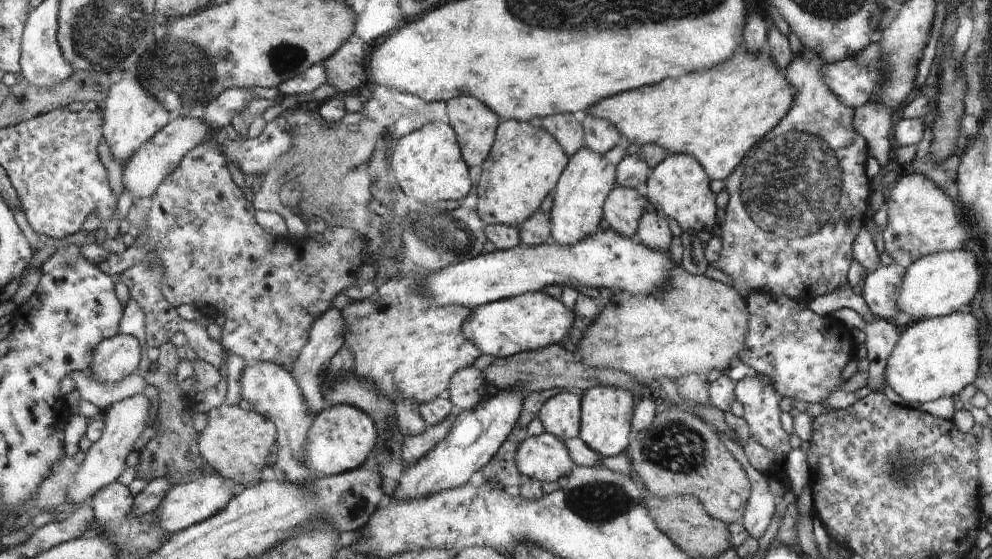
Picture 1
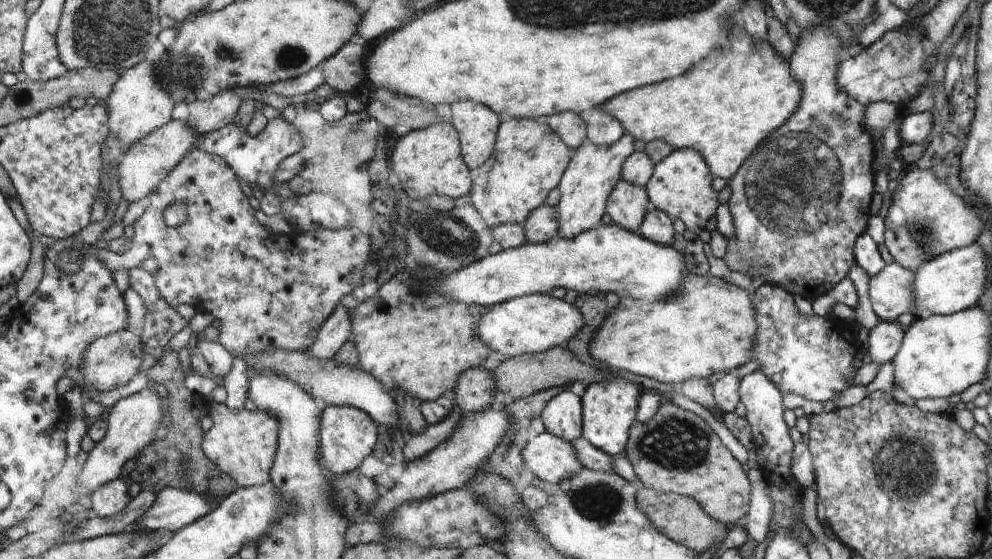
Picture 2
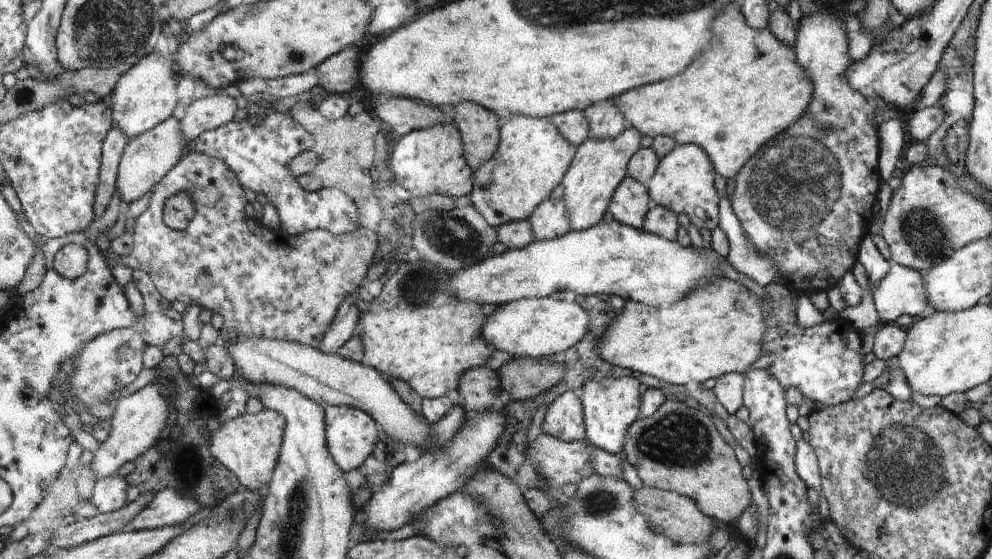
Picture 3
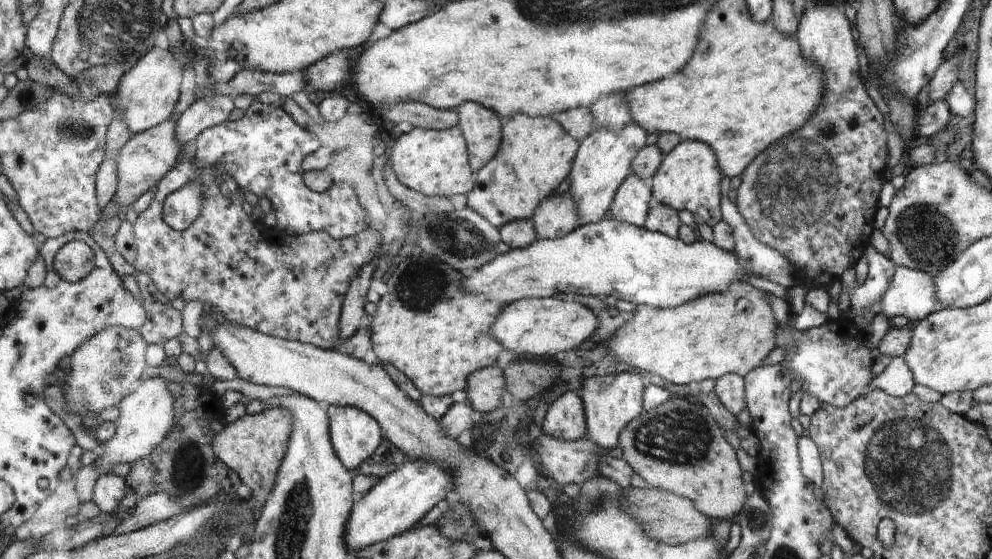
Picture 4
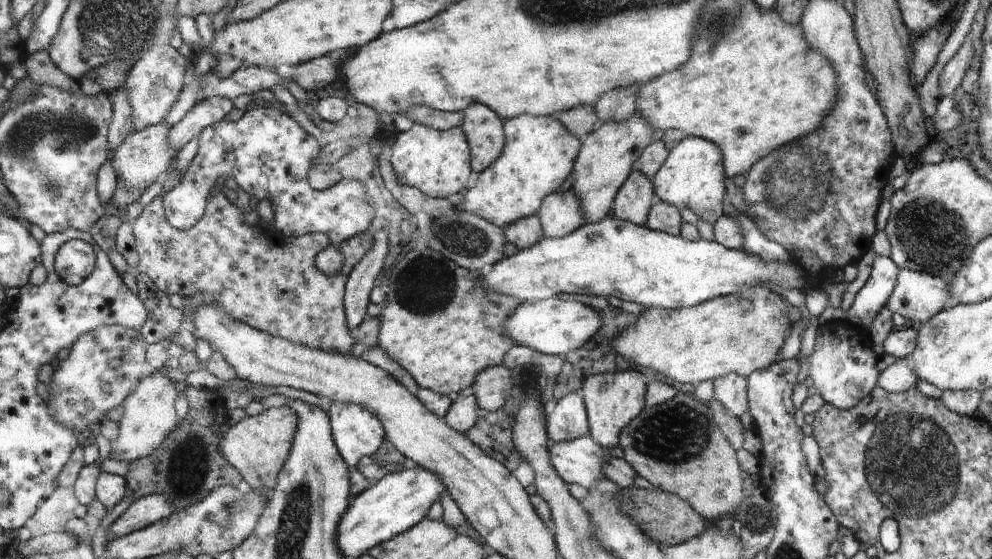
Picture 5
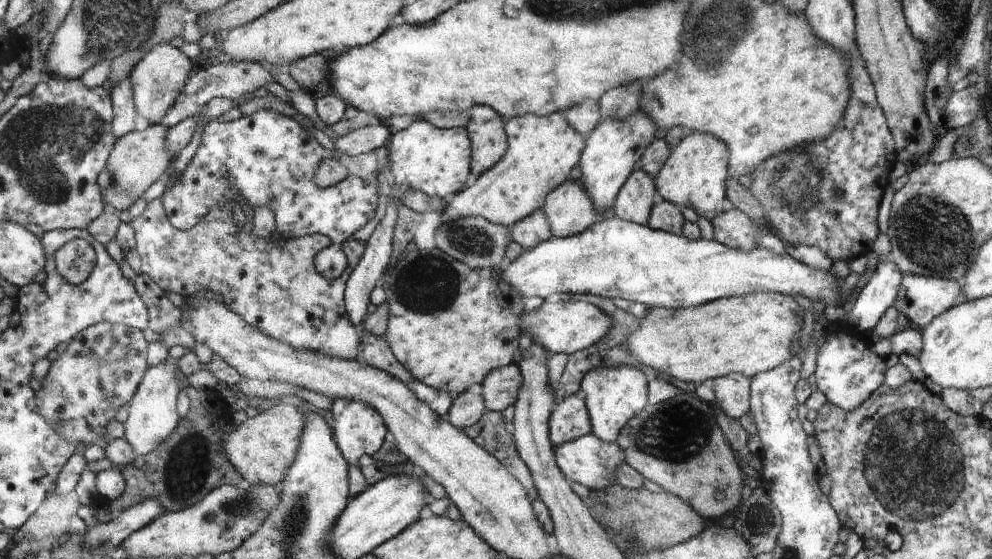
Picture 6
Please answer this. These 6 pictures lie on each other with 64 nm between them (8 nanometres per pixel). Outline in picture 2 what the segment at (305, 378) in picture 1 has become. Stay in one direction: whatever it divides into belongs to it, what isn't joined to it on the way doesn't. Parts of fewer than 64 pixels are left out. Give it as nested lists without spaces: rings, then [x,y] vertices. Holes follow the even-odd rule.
[[[338,304],[334,313],[321,327],[315,344],[309,348],[314,356],[332,359],[346,341],[351,340],[351,320],[347,310]]]

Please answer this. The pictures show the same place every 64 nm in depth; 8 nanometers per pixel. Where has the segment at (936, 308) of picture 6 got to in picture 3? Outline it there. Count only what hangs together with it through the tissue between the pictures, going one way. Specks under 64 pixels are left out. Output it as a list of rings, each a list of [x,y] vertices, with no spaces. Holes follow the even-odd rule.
[[[891,262],[887,276],[872,291],[874,306],[882,323],[895,323],[902,315],[912,319],[924,319],[937,312],[928,304],[924,278],[915,269]]]

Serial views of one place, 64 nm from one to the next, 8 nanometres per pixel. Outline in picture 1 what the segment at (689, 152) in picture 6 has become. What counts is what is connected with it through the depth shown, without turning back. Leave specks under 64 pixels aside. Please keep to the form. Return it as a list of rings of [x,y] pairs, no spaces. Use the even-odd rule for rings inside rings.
[[[688,153],[669,154],[650,170],[646,198],[656,212],[674,218],[683,232],[709,231],[716,222],[716,194],[710,190],[710,177],[699,160]]]

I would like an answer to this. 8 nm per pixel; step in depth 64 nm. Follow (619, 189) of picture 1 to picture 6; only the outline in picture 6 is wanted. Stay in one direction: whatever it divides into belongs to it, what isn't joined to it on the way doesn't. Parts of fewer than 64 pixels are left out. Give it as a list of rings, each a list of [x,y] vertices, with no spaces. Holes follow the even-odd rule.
[[[636,169],[614,201],[616,216],[623,221],[646,225],[655,205],[655,192],[656,179],[645,170]]]

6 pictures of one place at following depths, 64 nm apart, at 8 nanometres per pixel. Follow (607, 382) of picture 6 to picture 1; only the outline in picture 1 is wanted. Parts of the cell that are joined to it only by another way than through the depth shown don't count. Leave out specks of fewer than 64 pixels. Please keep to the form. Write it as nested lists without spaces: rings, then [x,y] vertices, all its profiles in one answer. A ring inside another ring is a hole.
[[[593,386],[582,397],[581,439],[602,456],[618,456],[630,442],[632,412],[632,391],[615,386]]]

